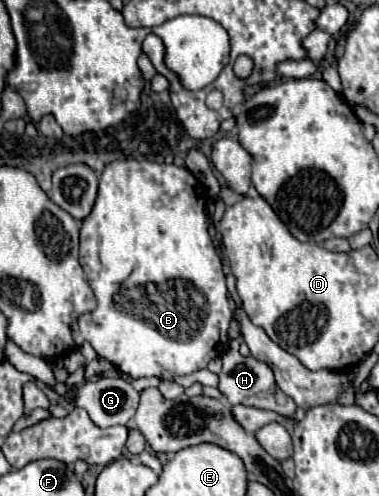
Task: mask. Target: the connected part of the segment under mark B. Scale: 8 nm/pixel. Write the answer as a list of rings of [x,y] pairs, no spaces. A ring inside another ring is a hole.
[[[122,159],[122,161],[112,161],[104,167],[102,177],[100,177],[100,187],[98,187],[98,199],[92,209],[92,215],[84,219],[82,229],[80,229],[80,263],[84,267],[86,279],[98,299],[98,307],[92,313],[86,313],[78,319],[78,331],[80,335],[94,347],[98,357],[108,359],[114,363],[124,375],[138,379],[138,377],[160,377],[160,379],[172,379],[178,375],[190,375],[198,369],[204,369],[212,359],[220,357],[224,349],[228,347],[228,327],[232,321],[232,309],[228,303],[228,291],[226,291],[226,277],[222,273],[220,259],[214,251],[212,239],[208,235],[206,227],[206,189],[204,185],[184,167],[176,165],[166,165],[166,163],[154,163],[154,161],[136,161],[136,159]],[[196,289],[202,295],[202,305],[198,307],[190,299],[190,291]]]

